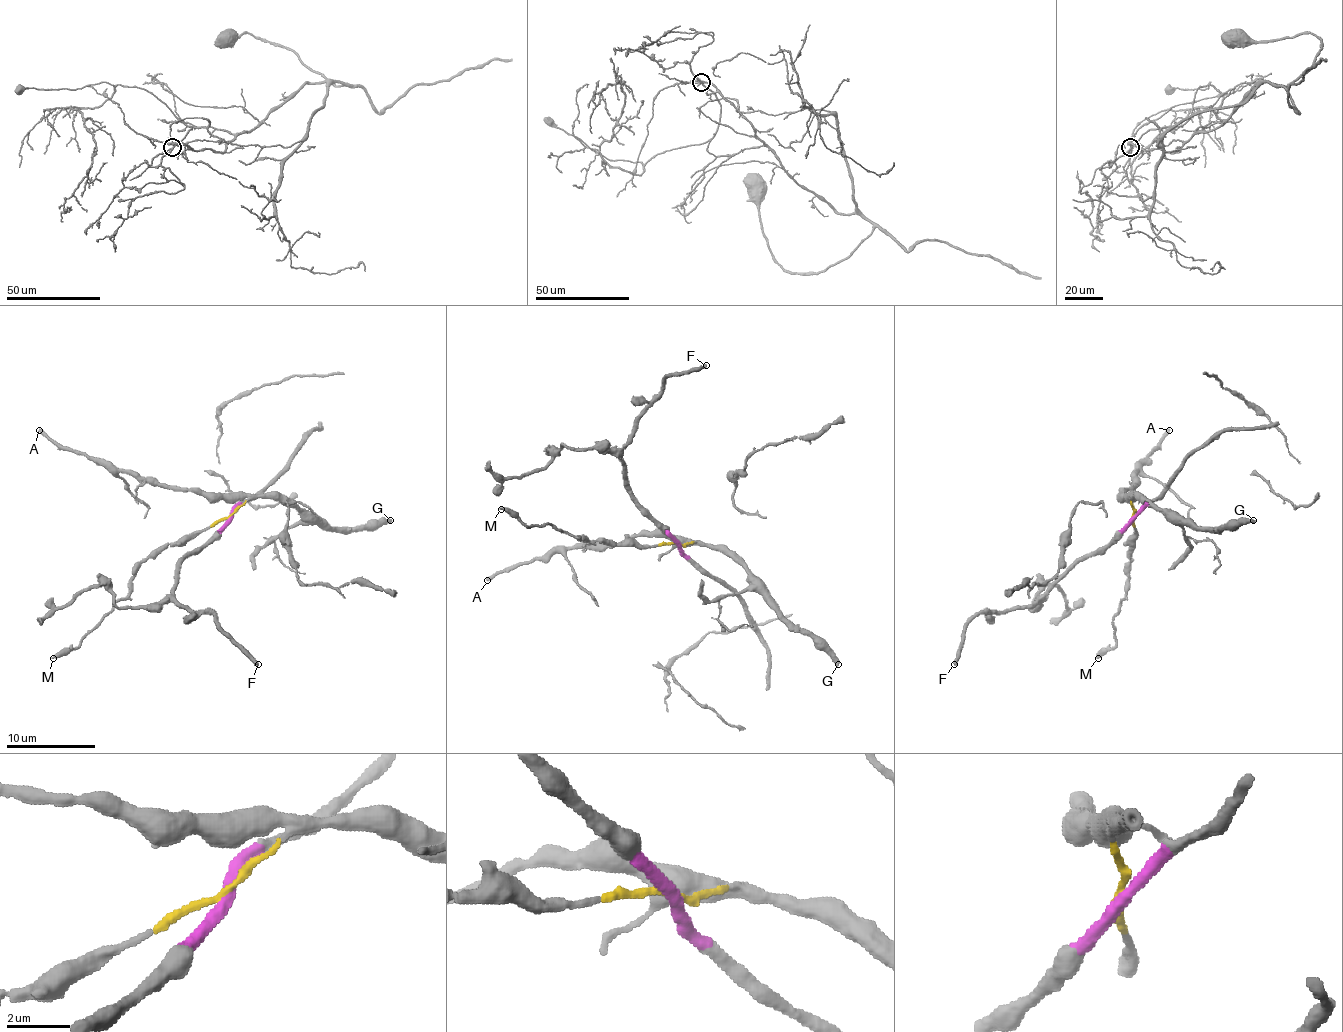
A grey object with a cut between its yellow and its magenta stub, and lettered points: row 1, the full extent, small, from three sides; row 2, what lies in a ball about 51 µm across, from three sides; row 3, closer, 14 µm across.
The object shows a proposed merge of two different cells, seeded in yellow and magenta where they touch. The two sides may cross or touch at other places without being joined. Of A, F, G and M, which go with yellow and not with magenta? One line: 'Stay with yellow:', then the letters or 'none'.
Stay with yellow: A, G, M

